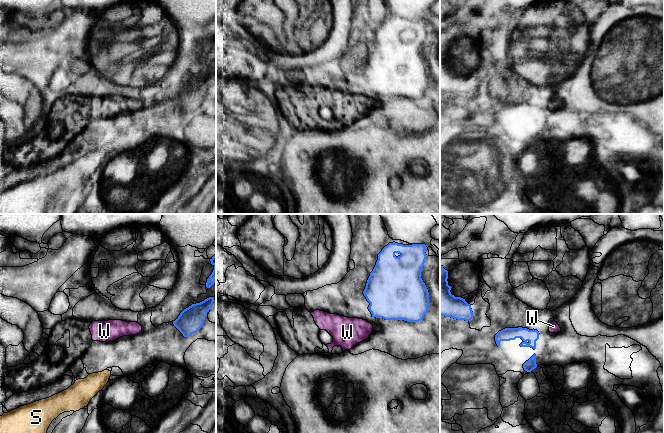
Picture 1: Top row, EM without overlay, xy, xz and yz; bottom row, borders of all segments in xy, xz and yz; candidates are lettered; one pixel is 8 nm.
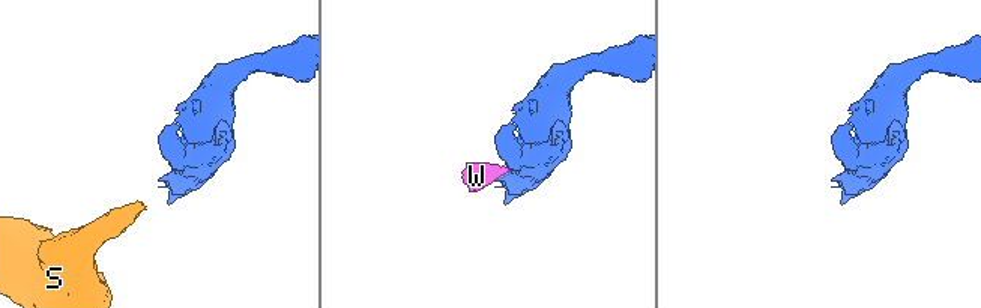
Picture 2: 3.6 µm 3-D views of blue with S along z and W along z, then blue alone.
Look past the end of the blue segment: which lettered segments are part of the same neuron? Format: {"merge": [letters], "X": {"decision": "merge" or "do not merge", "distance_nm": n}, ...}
{"merge": ["S"], "S": {"decision": "merge", "distance_nm": 650}, "W": {"decision": "do not merge", "distance_nm": 60}}

